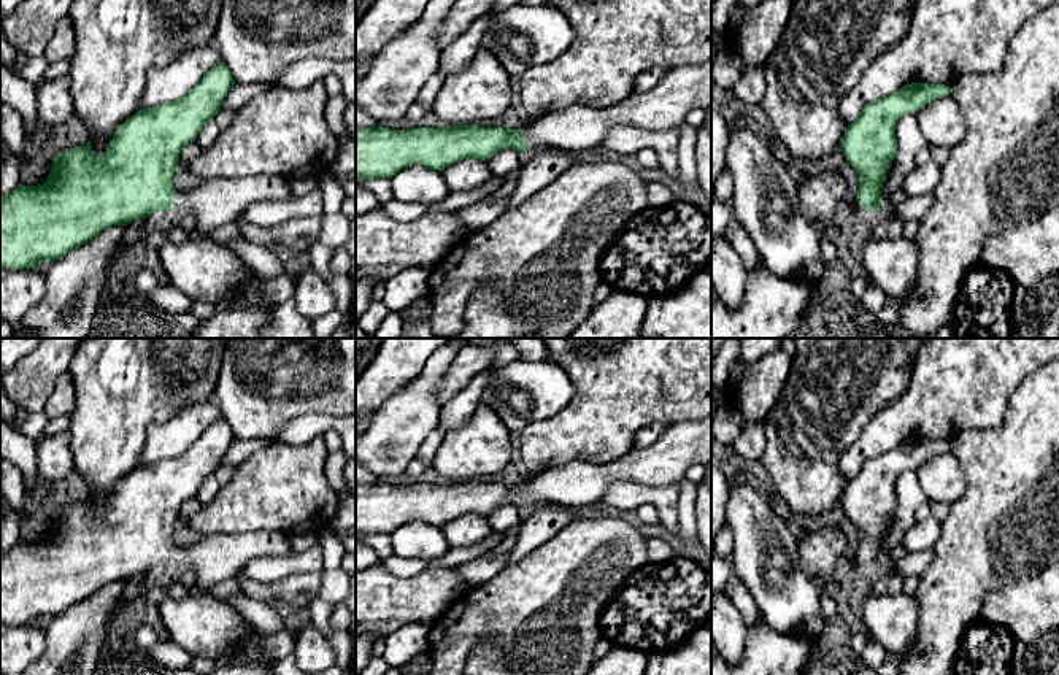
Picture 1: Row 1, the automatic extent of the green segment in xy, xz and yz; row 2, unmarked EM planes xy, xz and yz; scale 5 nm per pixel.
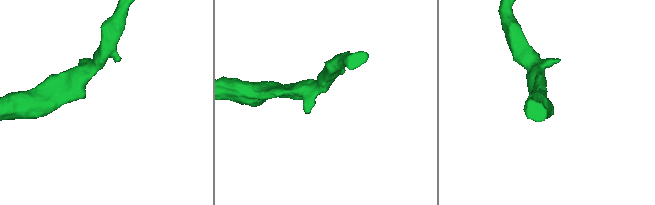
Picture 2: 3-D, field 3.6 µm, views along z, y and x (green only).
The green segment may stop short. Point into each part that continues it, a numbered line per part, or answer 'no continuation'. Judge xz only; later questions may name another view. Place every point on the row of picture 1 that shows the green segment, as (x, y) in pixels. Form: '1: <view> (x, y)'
1: xz (575, 129)

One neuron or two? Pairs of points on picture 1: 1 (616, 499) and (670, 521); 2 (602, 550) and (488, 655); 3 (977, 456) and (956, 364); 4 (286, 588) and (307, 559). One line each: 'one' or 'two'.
1: one
2: two
3: two
4: two

